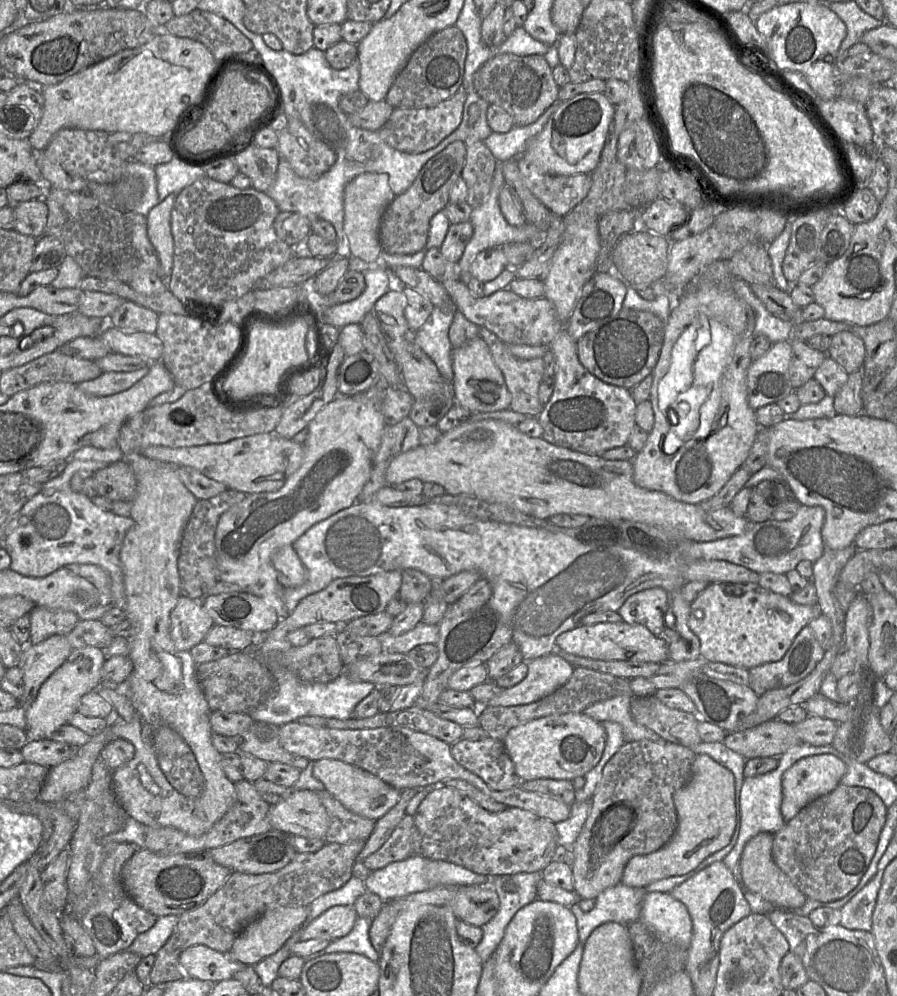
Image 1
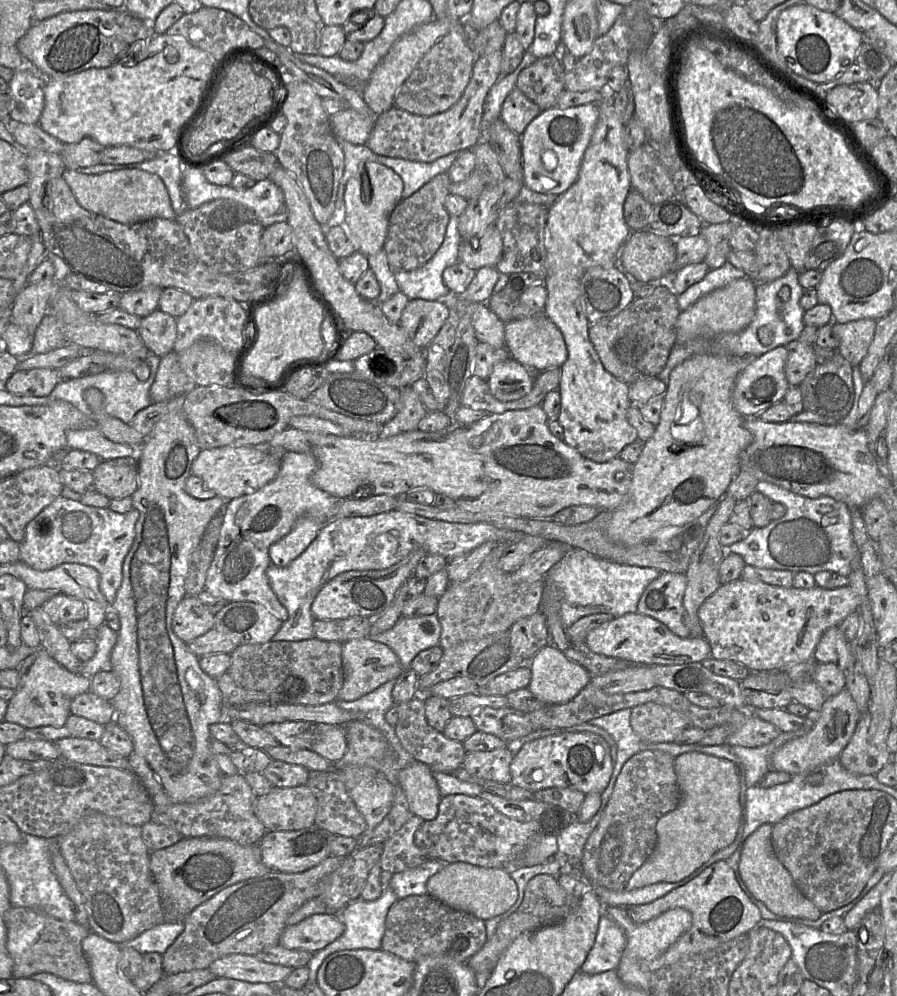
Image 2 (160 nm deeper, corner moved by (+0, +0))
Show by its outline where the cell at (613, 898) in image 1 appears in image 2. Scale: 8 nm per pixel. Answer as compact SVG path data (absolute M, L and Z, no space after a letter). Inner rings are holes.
M604 912L599 921L595 942L581 967L581 971L595 975L616 970L625 946L625 933Z

